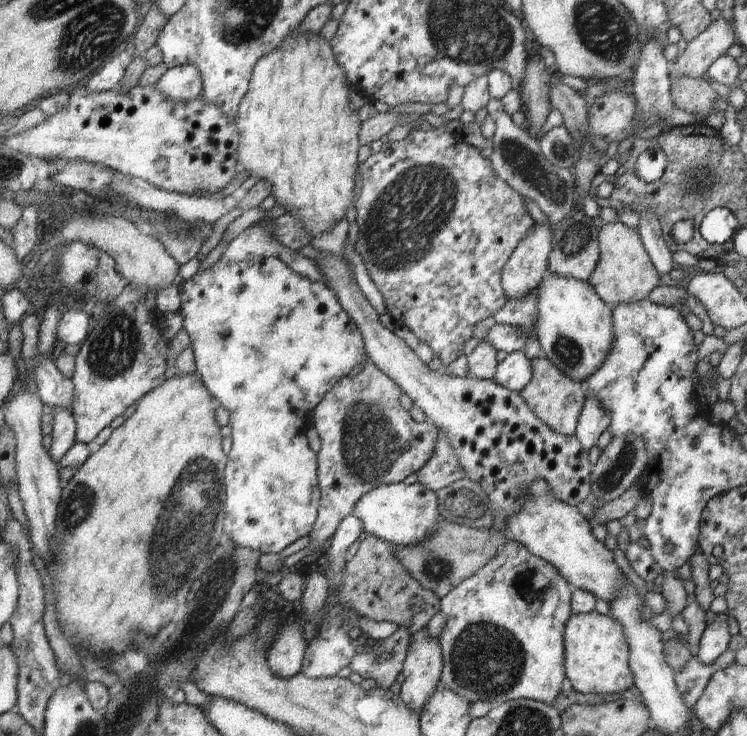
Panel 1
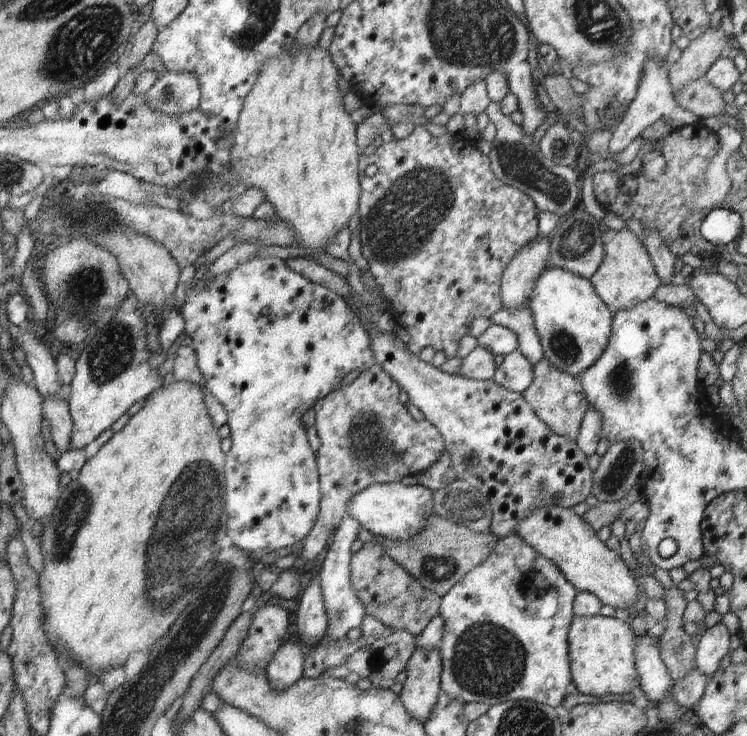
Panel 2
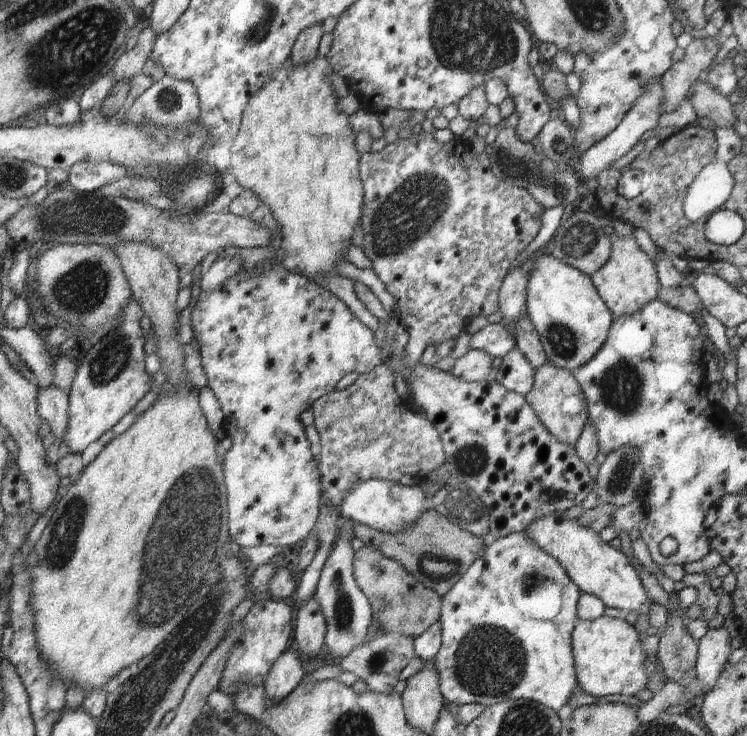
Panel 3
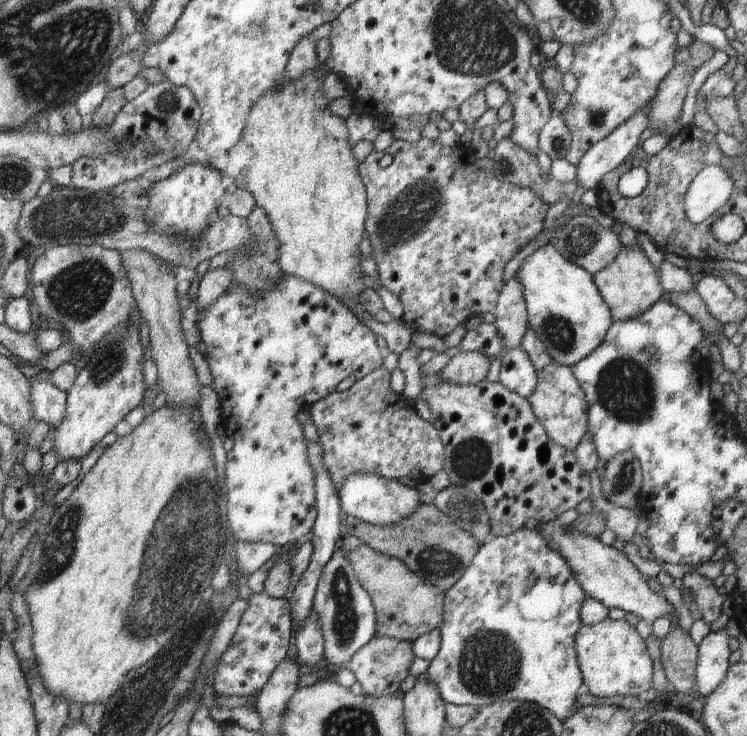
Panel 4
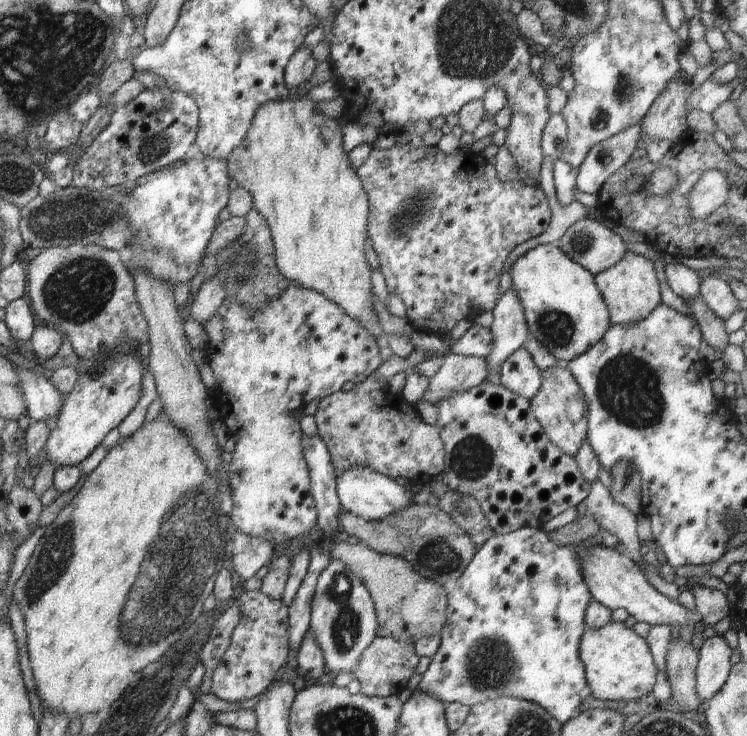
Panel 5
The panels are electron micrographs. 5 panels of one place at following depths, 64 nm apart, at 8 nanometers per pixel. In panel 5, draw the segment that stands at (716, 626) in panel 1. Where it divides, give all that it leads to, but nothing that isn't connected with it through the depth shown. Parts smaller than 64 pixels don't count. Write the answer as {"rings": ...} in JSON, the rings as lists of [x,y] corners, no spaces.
{"rings":[[[723,635],[708,637],[699,651],[699,661],[695,672],[695,691],[705,703],[714,696],[725,683],[731,669],[731,648]]]}

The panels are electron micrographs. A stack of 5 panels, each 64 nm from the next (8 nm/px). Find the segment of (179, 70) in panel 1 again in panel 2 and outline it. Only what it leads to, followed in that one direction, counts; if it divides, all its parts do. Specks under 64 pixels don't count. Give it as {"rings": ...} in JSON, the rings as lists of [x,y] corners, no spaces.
{"rings":[[[166,71],[148,90],[145,97],[152,110],[179,115],[198,109],[201,88],[195,74]]]}

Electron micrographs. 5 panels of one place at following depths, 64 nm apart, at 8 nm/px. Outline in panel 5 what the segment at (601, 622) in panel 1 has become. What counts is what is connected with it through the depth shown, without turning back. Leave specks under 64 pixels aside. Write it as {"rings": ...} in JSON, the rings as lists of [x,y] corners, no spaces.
{"rings":[[[610,621],[600,628],[586,628],[580,637],[579,657],[594,698],[603,701],[641,701],[654,688],[657,666],[647,640],[626,626],[625,622]]]}

